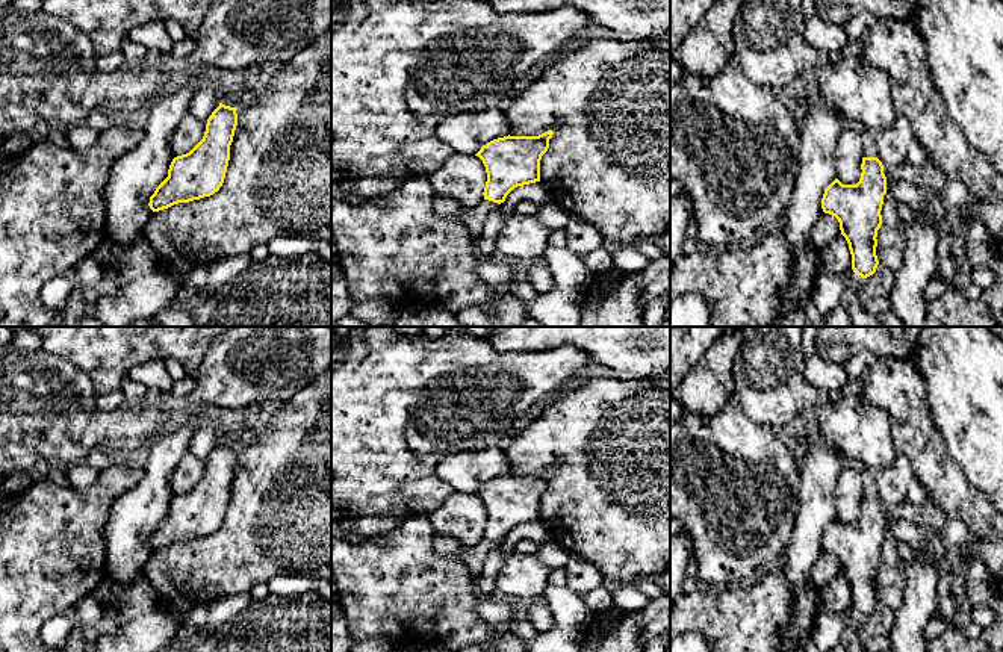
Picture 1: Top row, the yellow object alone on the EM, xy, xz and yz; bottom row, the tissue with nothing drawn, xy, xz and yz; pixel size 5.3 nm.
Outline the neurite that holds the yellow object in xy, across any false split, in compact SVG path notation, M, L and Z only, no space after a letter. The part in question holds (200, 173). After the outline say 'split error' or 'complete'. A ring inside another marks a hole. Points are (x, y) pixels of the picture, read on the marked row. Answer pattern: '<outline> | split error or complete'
M219 103L207 120L203 139L189 153L172 159L168 177L150 197L148 206L153 212L210 197L219 191L238 126L236 110Z | complete

